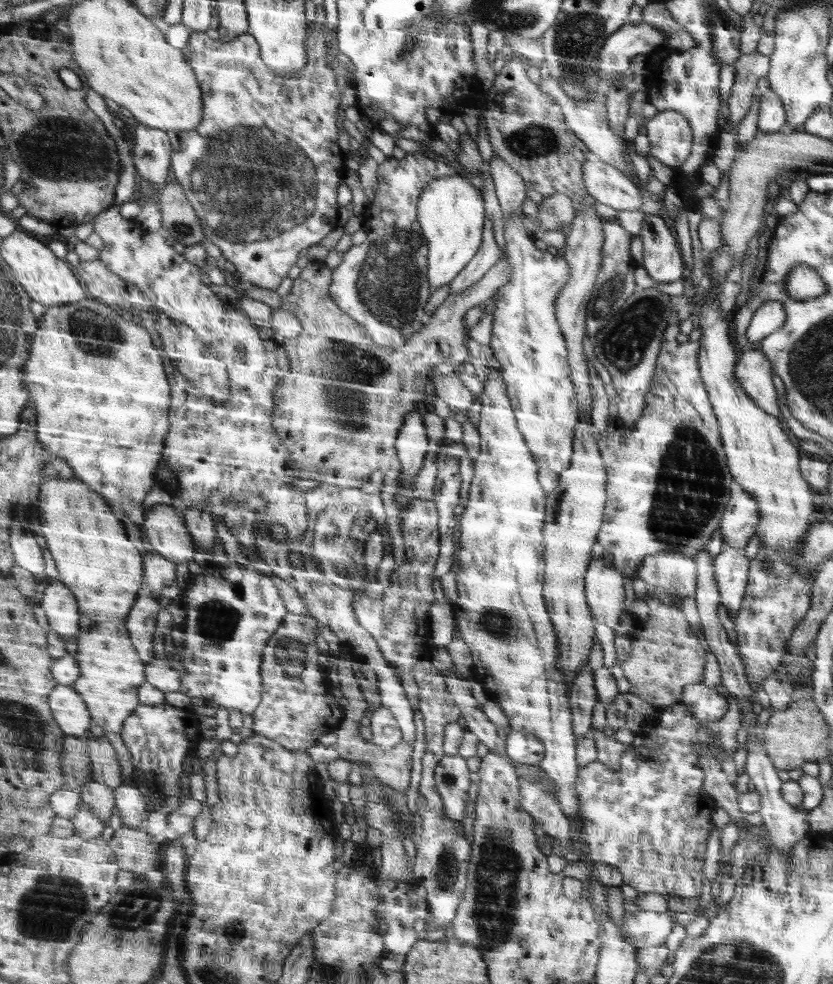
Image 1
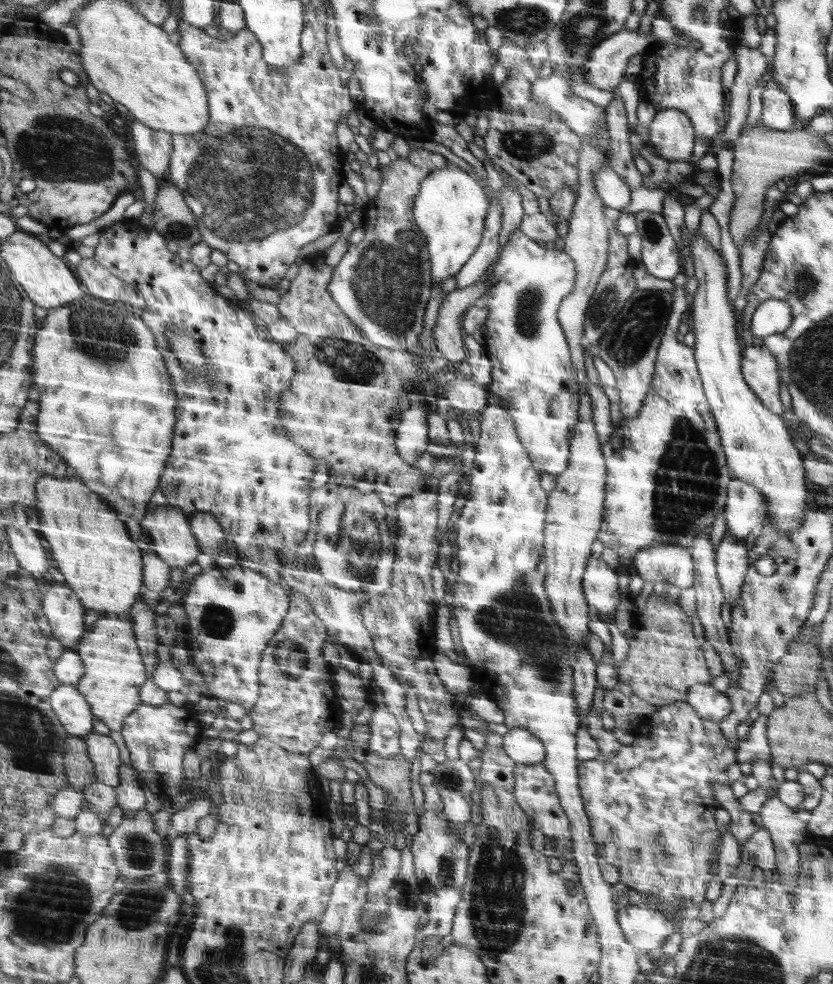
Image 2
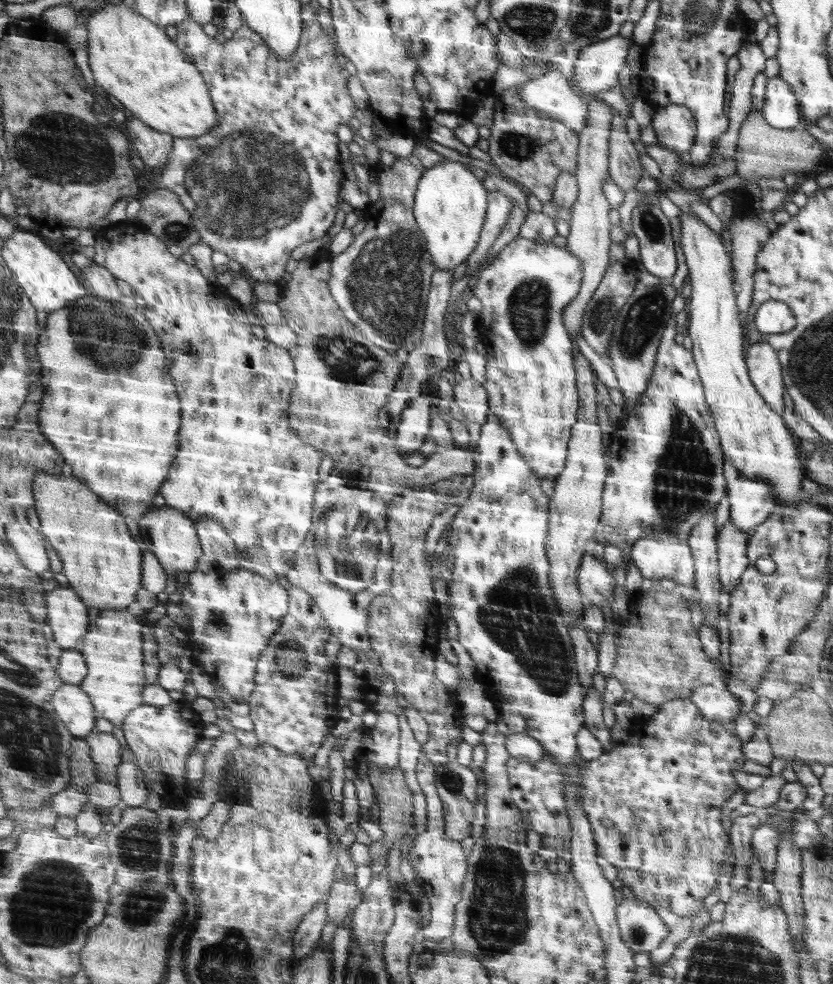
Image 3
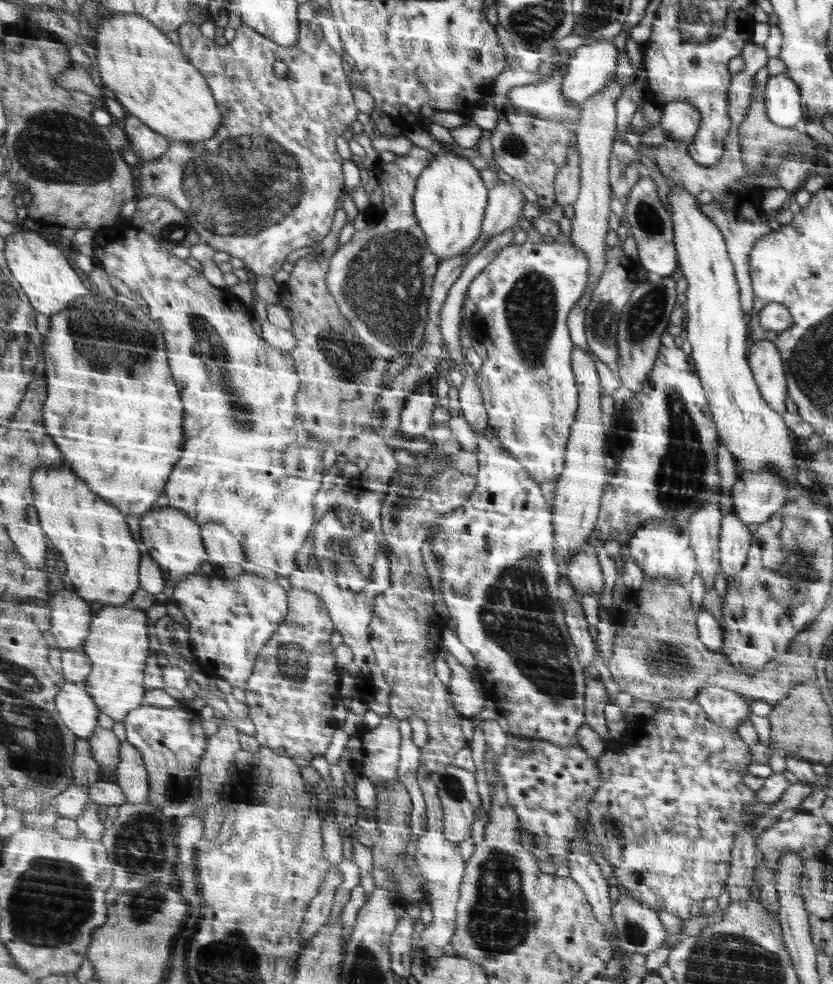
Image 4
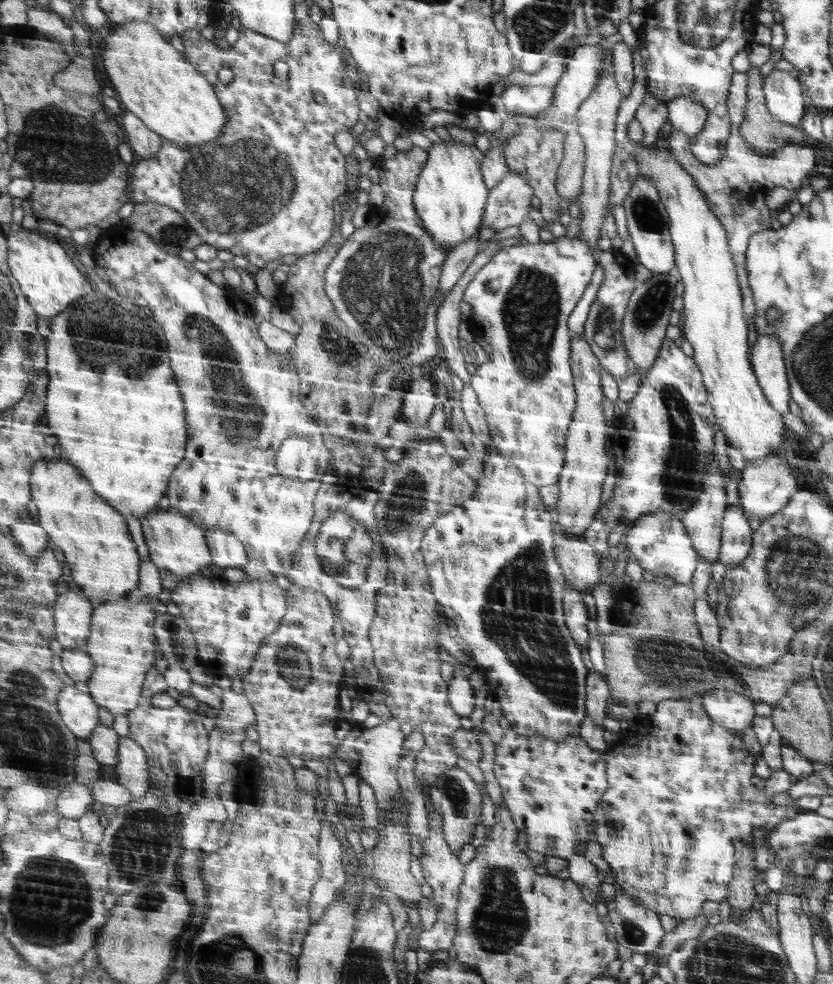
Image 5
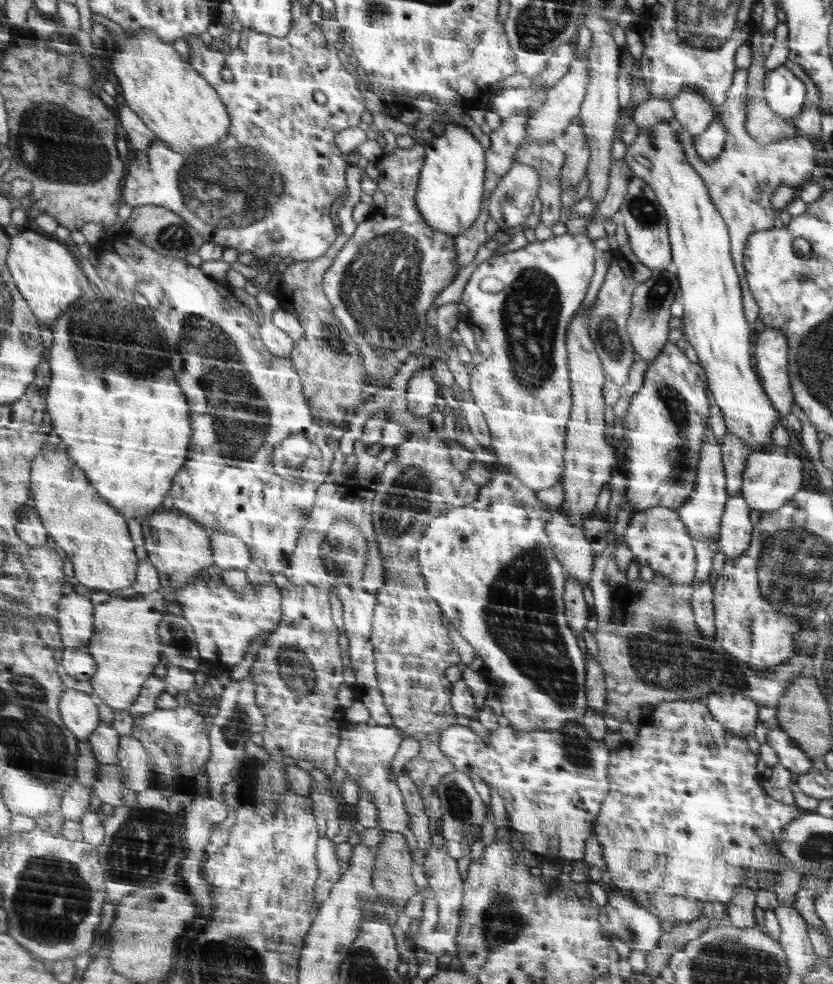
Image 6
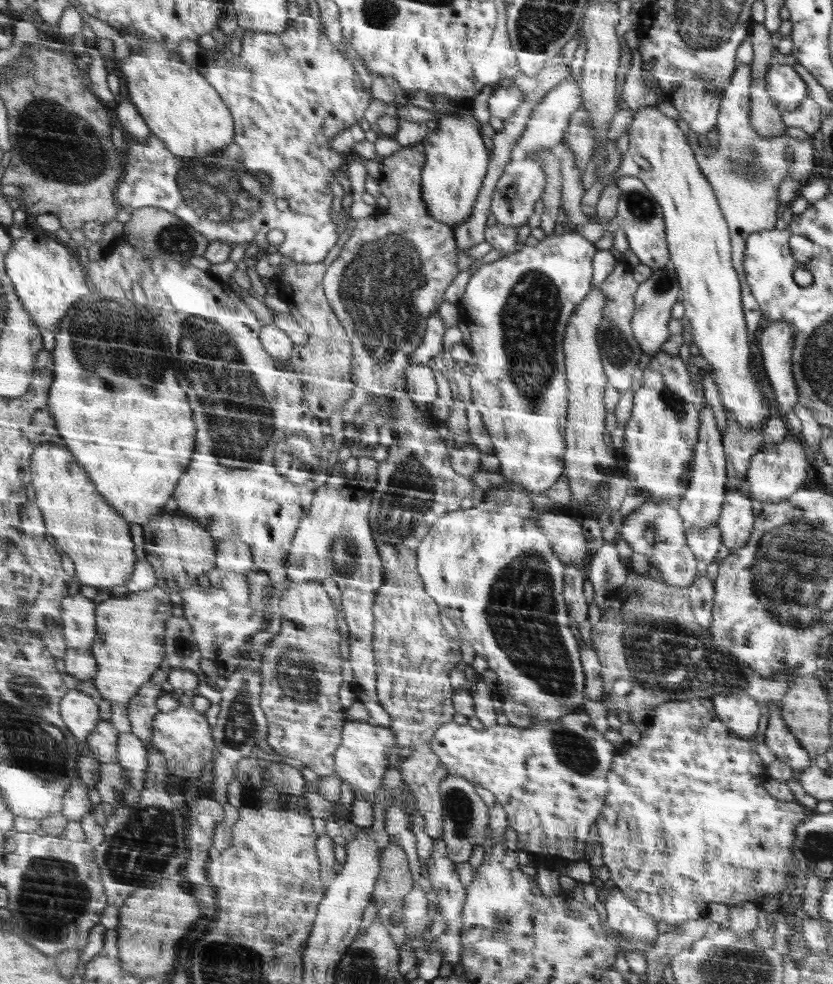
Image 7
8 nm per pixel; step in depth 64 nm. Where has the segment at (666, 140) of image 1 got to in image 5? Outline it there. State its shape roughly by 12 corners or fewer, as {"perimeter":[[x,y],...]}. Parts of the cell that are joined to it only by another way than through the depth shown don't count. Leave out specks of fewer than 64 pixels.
{"perimeter":[[673,98],[667,124],[685,138],[701,134],[709,112],[697,100]]}

